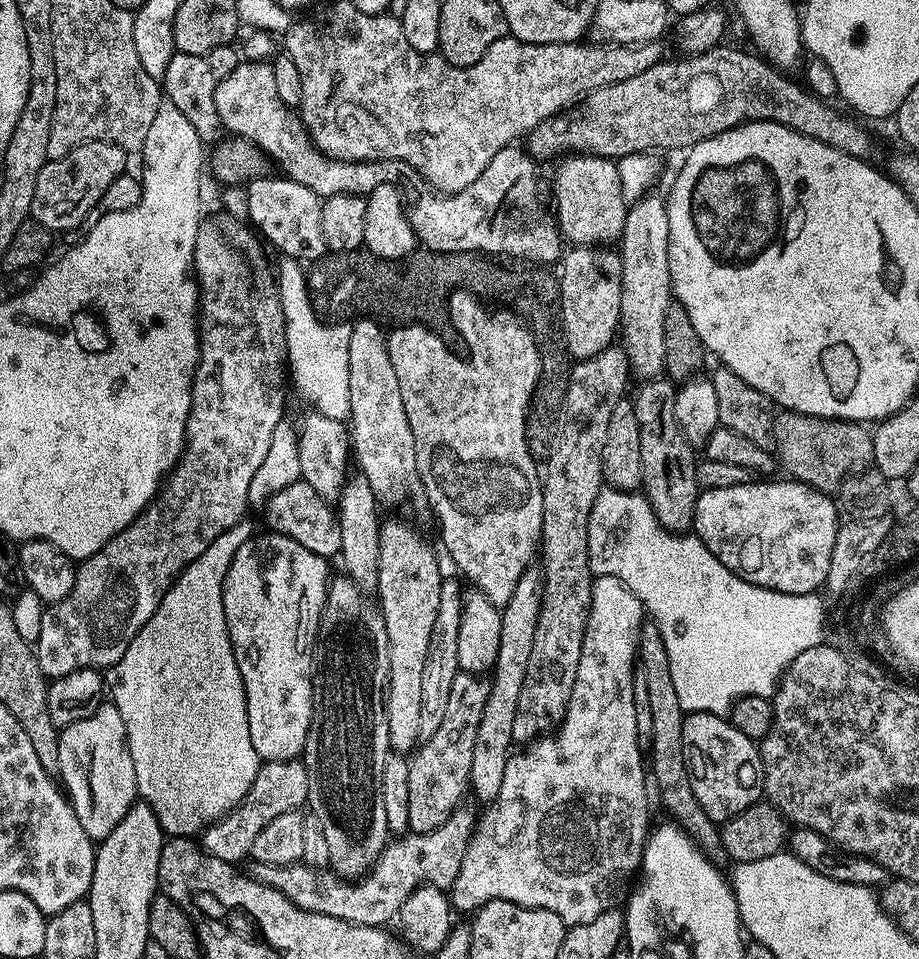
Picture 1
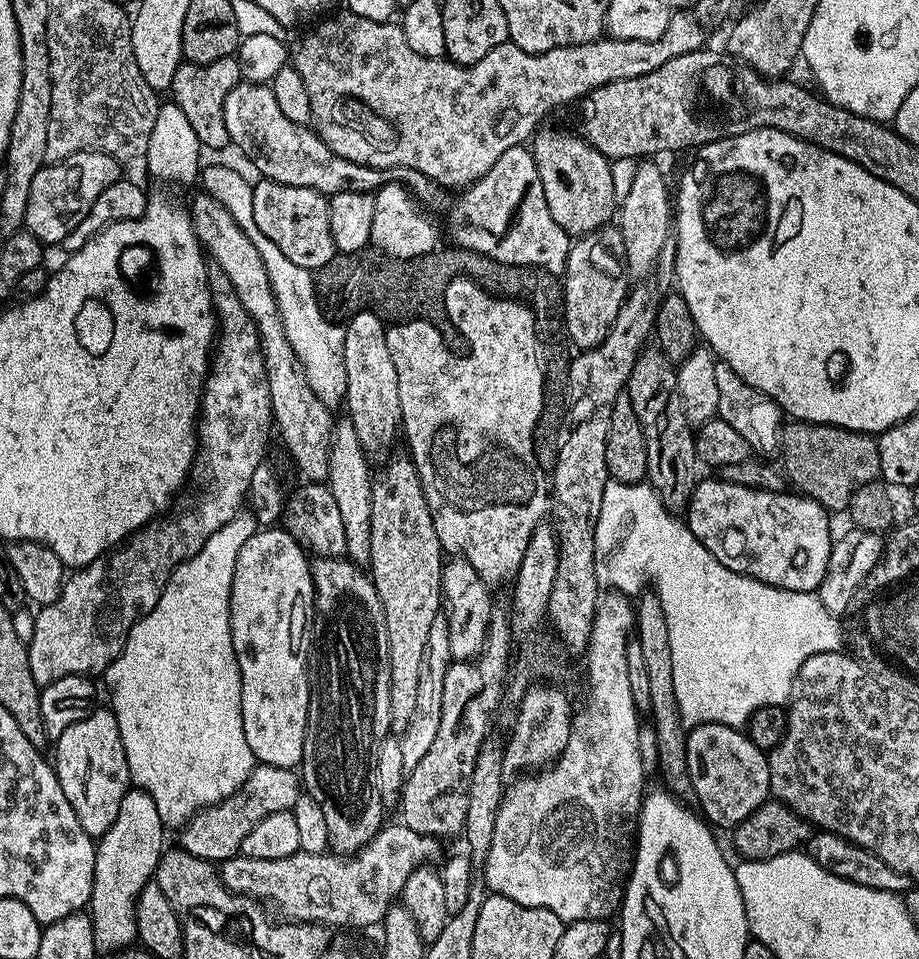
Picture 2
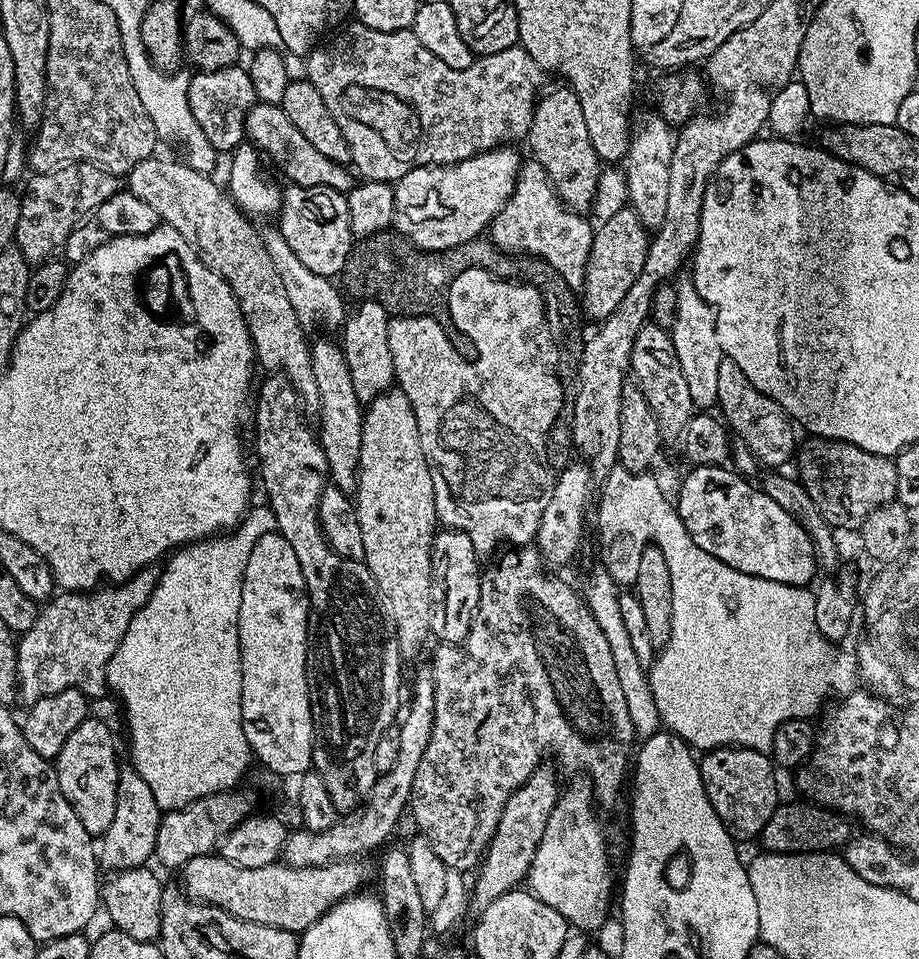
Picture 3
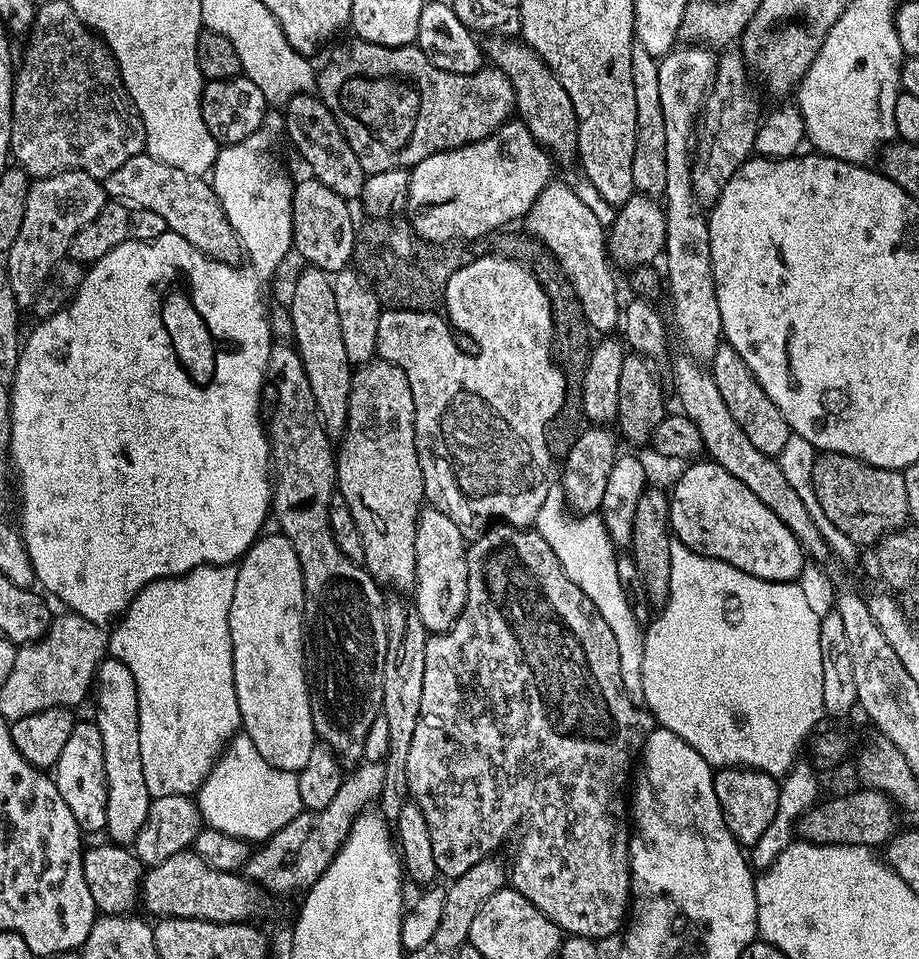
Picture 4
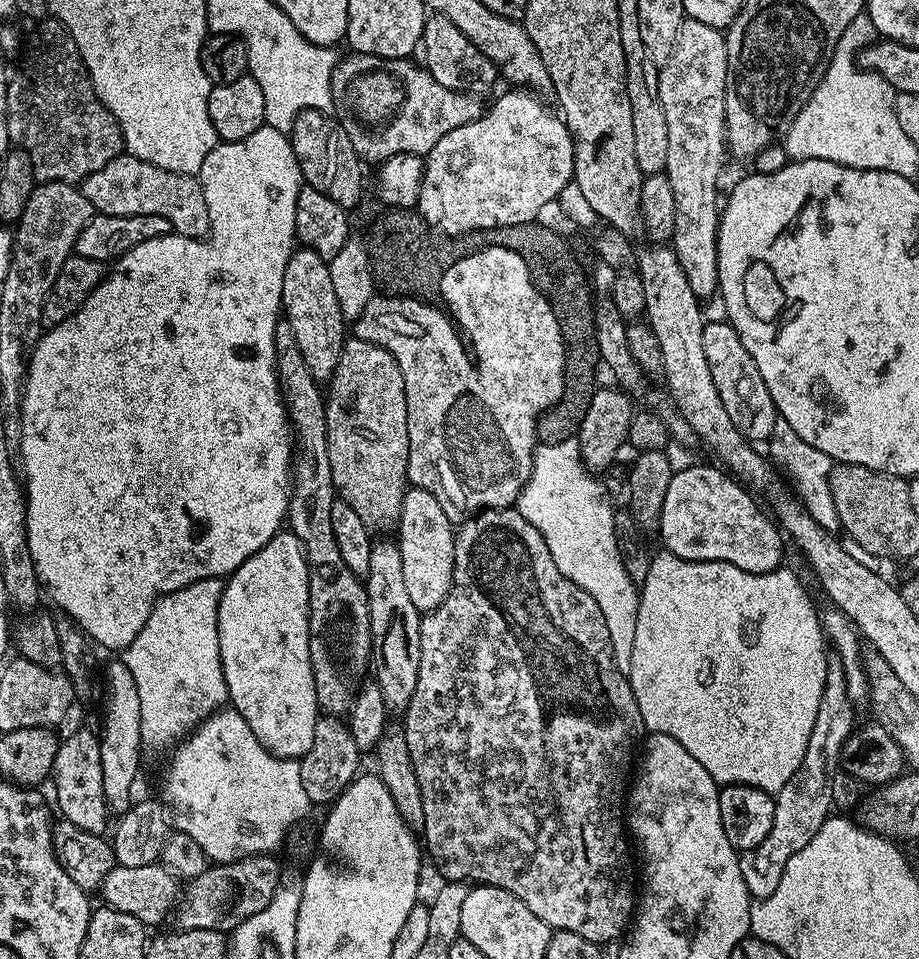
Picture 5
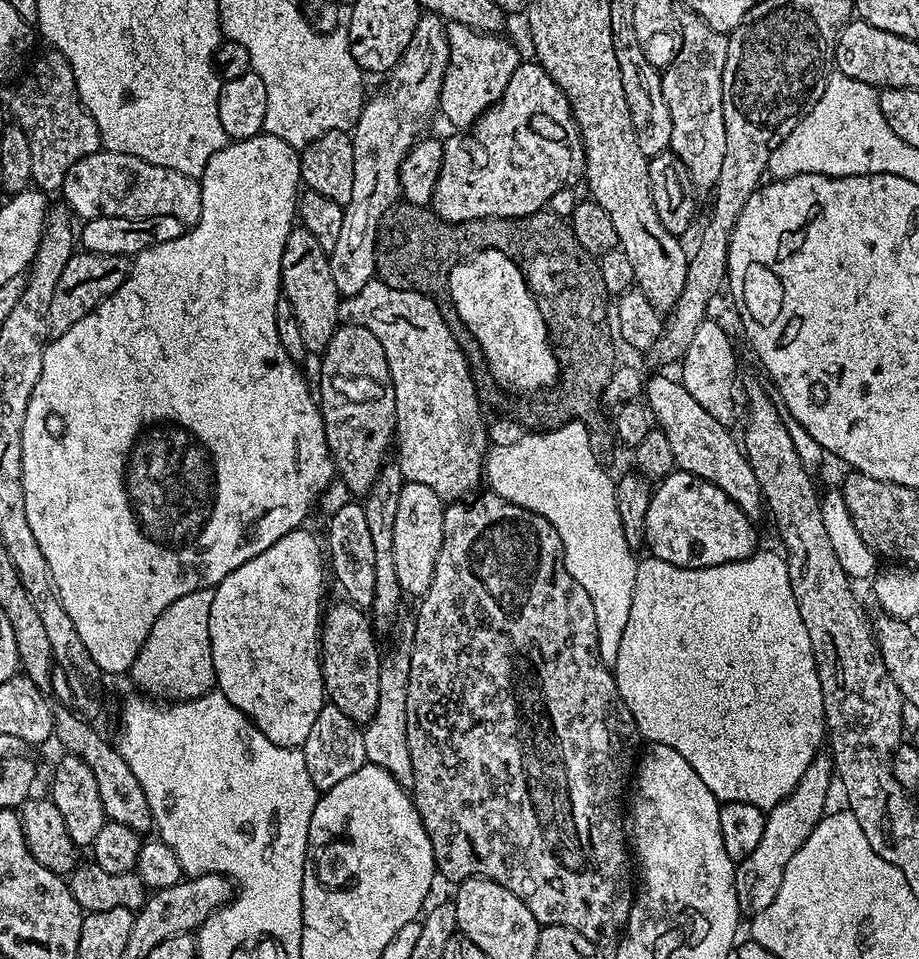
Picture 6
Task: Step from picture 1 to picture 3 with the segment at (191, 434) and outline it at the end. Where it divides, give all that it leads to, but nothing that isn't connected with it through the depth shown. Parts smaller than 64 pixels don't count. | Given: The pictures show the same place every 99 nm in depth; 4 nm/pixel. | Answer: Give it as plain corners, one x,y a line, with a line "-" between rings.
149,566
134,573
129,580
111,586
53,595
41,607
34,626
22,633
16,645
19,699
31,706
38,698
67,688
82,690
89,698
106,692
110,658
118,650
126,626
130,626
130,618
150,598
157,575
157,569

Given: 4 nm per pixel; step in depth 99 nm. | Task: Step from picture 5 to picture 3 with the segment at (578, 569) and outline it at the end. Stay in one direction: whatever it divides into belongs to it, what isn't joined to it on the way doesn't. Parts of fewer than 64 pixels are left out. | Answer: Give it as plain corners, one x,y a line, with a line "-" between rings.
597,567
596,573
588,580
588,596
586,592
586,603
588,609
594,614
598,626
602,626
602,634
606,634
606,642
610,642
610,655
614,658
614,670
618,674
618,683
622,686
622,695
626,698
626,710
630,710
630,722
634,722
634,730
637,737
652,736
661,731
660,715
658,706
654,702
652,687
648,685
648,672
639,666
638,659
630,646
630,637
626,634
625,625
622,623
621,611
618,610
618,586
611,580
611,575
604,568

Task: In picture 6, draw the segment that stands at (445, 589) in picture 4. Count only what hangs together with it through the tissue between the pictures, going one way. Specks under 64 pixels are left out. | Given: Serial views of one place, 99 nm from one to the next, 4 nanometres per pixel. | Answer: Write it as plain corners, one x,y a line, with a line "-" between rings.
405,482
402,486
402,494
398,494
398,514
394,514
392,553
394,554
394,570
398,570
398,586
405,597
423,597
434,578
434,566
438,562
438,550
442,550
445,507
445,501
438,494
434,494
434,490
430,490
430,486
422,486
422,482
414,482
413,484

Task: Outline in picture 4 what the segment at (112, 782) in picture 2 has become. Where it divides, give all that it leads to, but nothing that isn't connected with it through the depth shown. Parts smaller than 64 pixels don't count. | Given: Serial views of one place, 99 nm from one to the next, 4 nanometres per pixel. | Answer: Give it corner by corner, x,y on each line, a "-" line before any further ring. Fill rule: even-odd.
77,722
74,730
70,730
70,738
66,742
62,754
58,754
58,762
54,769
54,779
58,786
58,794
62,794
66,806
70,806
70,814
74,814
74,822
78,822
81,833
103,833
108,827
106,822
106,758
102,758
102,734
95,722
-
68,770
74,772
74,782
68,784

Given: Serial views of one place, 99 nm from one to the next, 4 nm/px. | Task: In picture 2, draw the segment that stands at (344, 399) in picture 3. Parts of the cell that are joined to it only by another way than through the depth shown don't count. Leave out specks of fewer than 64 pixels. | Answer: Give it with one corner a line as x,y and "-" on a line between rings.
348,418
337,419
332,425
330,438
330,466
327,485
338,510
342,510
342,526
346,529
348,543
347,559
361,565
371,561
370,554
370,518
372,517
372,478
373,469
368,469
369,453
359,441
354,423

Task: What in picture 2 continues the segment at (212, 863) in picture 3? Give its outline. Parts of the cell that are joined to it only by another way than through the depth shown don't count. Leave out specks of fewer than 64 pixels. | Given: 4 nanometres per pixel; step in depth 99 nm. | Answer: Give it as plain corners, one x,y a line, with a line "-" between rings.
403,822
389,823
381,827
380,833
364,848
352,855
320,853
306,853
303,851
290,854
290,858
250,858
236,855
218,864
220,880
229,893
246,896
256,902
269,900
278,911
289,921
297,924
312,924
329,926
328,924
353,924
356,928
368,928
374,919
379,919
380,912
389,908
403,893
406,878
414,874
416,868
425,863
420,847
426,844
425,837
416,832
409,832

